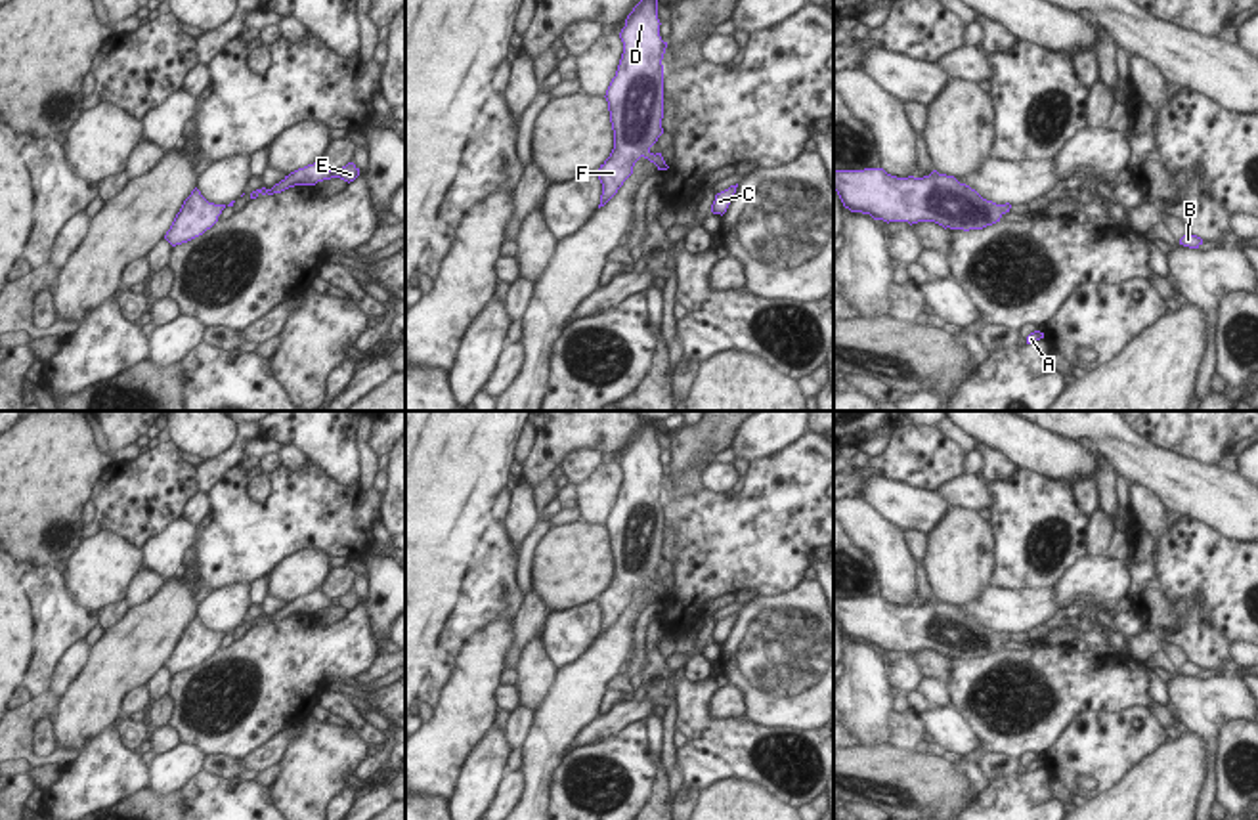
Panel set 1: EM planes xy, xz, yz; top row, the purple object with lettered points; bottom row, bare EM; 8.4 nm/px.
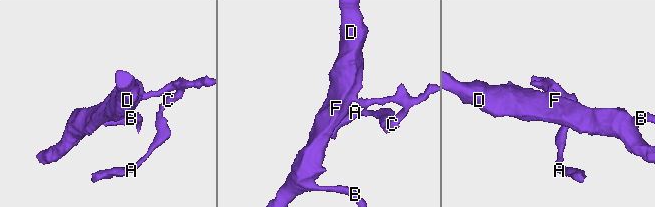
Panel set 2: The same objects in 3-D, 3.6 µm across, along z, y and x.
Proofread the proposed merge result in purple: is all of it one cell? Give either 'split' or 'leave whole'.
leave whole

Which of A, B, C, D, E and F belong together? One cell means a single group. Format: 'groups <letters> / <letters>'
groups A B C D E F

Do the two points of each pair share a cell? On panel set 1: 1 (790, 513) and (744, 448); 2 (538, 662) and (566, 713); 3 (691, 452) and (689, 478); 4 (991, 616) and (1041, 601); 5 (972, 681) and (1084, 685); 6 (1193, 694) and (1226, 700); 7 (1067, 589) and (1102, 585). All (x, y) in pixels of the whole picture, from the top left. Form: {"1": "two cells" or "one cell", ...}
{"1": "two cells", "2": "two cells", "3": "two cells", "4": "one cell", "5": "one cell", "6": "one cell", "7": "one cell"}

